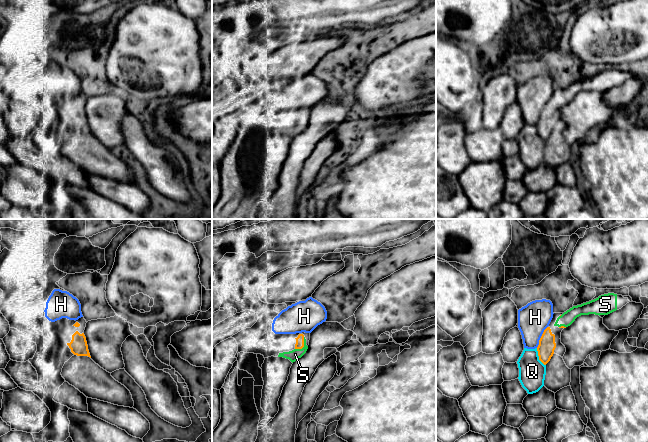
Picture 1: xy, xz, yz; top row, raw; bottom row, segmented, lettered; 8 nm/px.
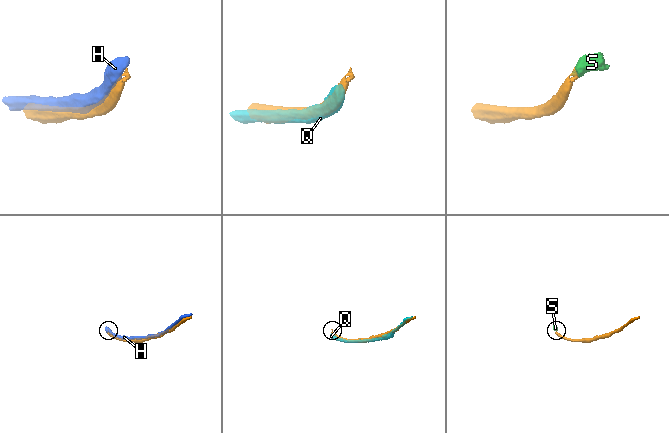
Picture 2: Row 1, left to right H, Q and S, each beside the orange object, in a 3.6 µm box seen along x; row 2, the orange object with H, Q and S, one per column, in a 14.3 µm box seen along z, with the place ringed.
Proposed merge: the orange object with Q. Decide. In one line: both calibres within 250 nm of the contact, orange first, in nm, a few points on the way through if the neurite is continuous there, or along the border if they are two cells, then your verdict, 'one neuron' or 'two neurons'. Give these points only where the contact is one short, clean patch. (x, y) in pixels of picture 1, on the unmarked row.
140/220 nm | two neurons

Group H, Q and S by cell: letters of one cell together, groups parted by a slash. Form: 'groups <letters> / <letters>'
groups H / Q / S

